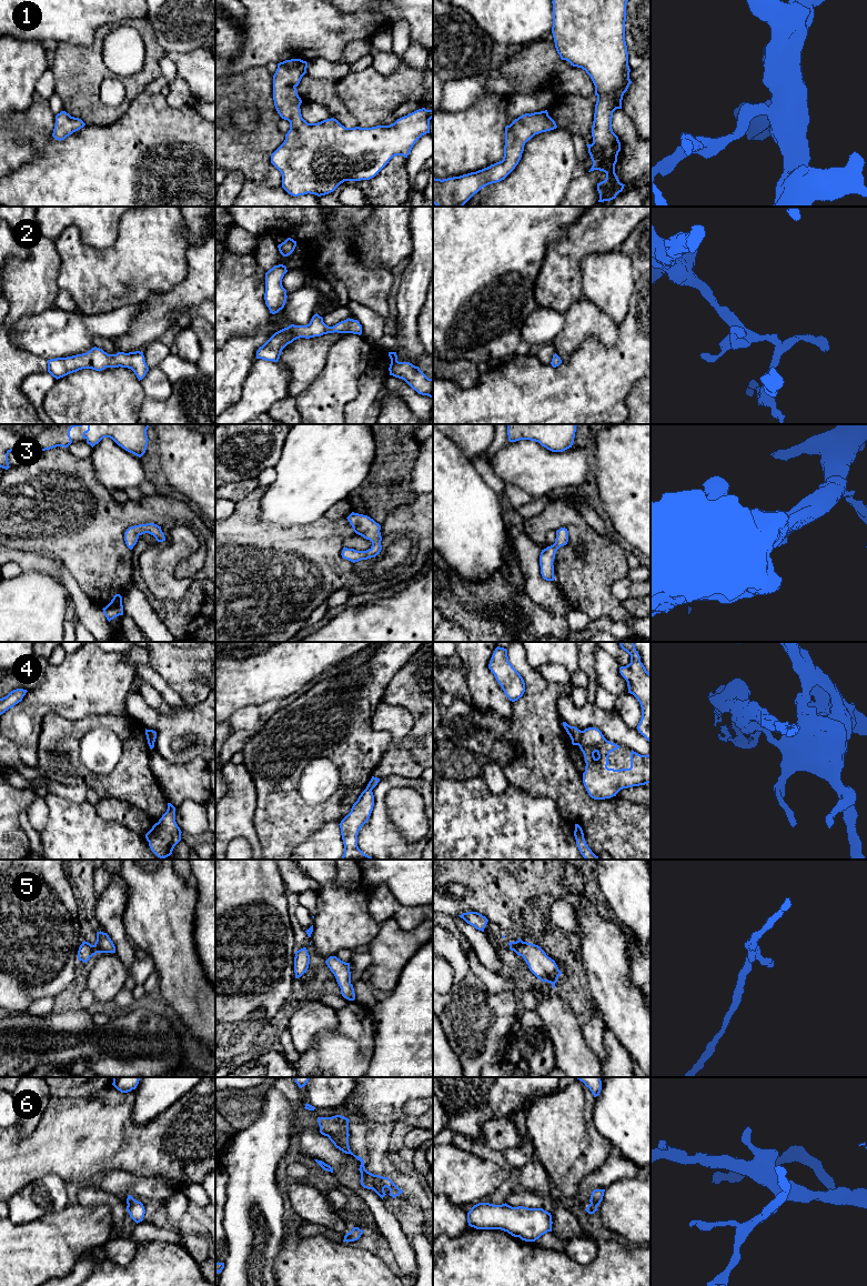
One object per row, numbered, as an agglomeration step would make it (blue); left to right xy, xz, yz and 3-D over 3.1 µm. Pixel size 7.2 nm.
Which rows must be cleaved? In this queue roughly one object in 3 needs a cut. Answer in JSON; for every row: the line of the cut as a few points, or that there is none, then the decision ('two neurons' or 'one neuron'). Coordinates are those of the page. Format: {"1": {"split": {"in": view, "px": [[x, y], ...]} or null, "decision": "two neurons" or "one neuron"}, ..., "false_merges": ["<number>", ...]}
{"1": {"split": null, "decision": "one neuron"}, "2": {"split": null, "decision": "one neuron"}, "3": {"split": null, "decision": "one neuron"}, "4": {"split": {"in": "yz", "px": [[582, 731], [582, 736], [577, 744]]}, "decision": "two neurons"}, "5": {"split": null, "decision": "one neuron"}, "6": {"split": null, "decision": "one neuron"}, "false_merges": ["4"]}

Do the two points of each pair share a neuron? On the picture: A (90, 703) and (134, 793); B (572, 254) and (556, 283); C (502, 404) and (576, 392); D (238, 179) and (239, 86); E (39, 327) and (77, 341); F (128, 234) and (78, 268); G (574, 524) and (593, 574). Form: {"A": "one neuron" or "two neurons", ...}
{"A": "two neurons", "B": "one neuron", "C": "one neuron", "D": "two neurons", "E": "one neuron", "F": "one neuron", "G": "one neuron"}

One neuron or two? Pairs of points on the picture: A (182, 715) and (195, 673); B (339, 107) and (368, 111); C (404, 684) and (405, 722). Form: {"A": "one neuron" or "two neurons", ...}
{"A": "two neurons", "B": "two neurons", "C": "two neurons"}

